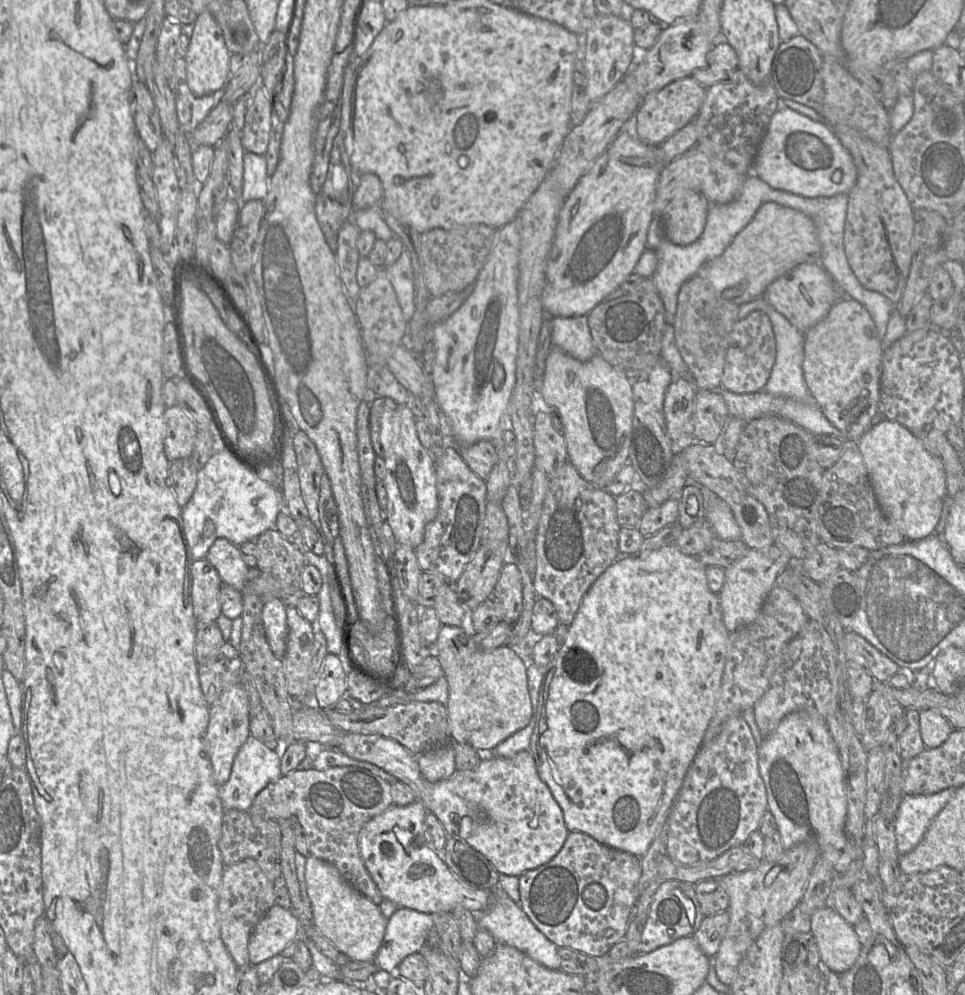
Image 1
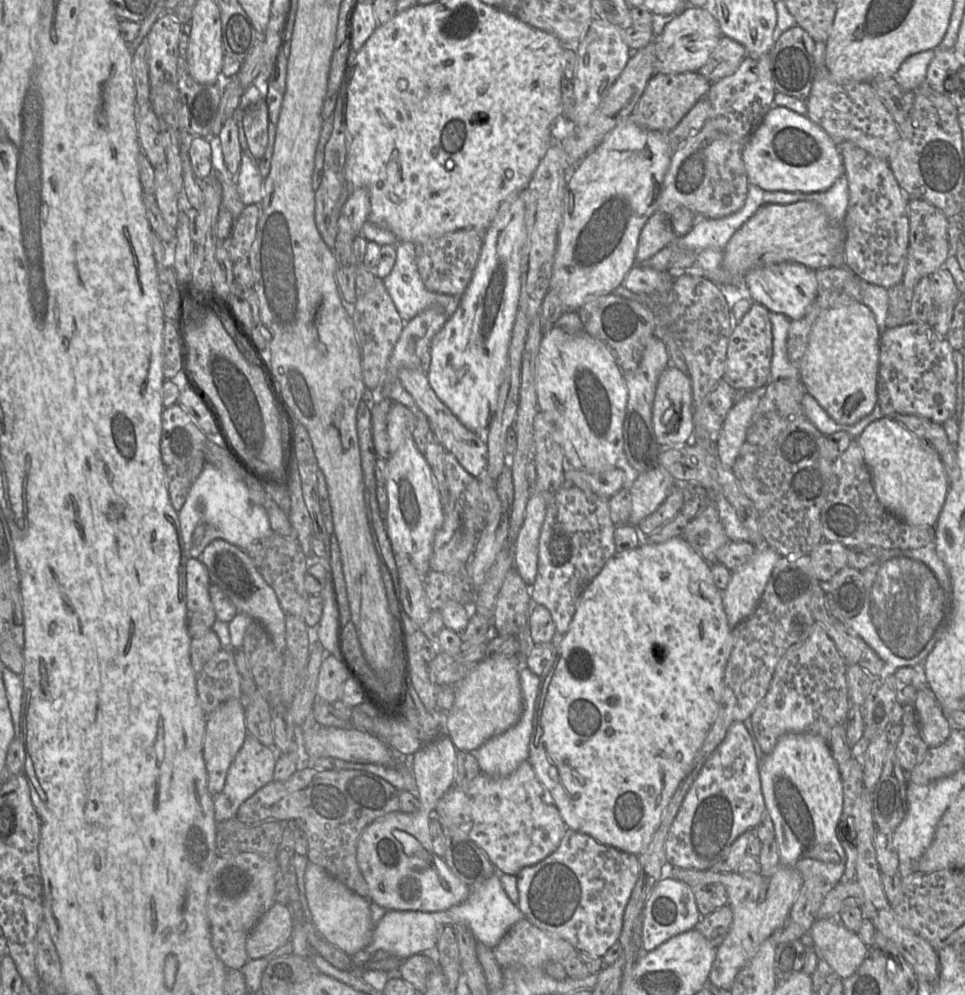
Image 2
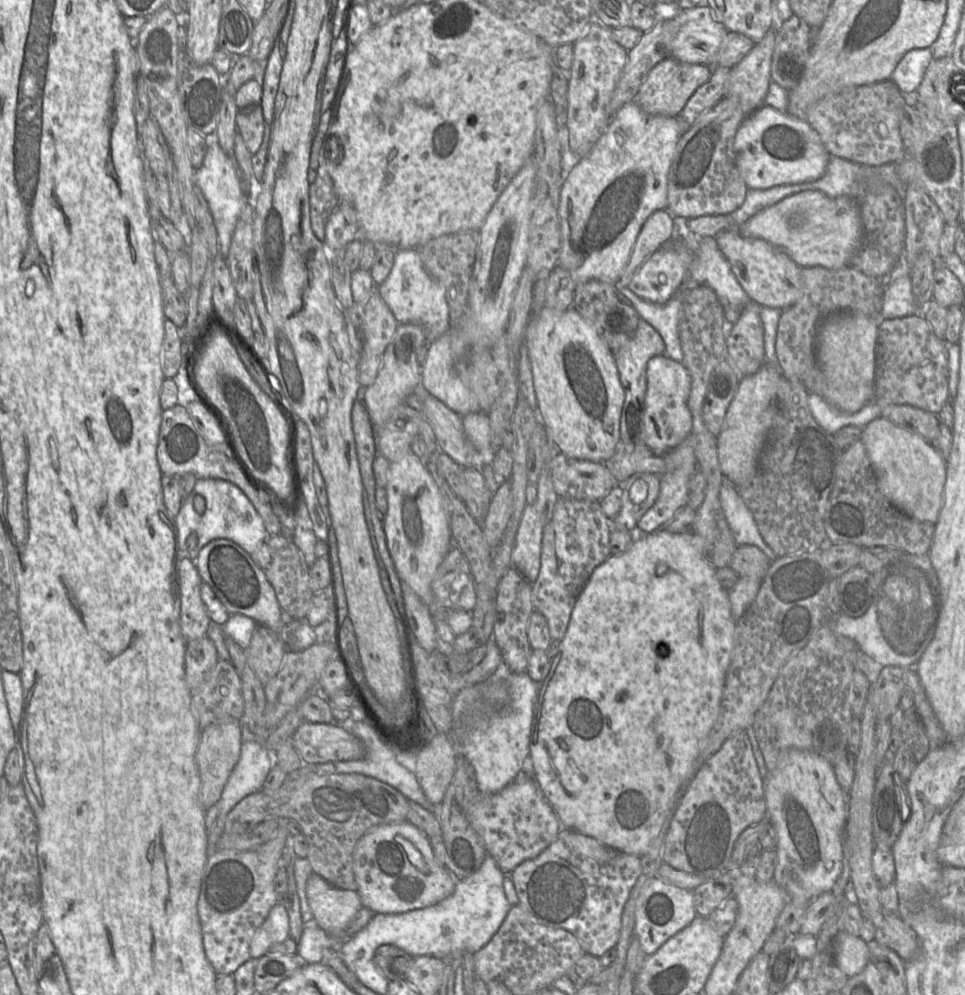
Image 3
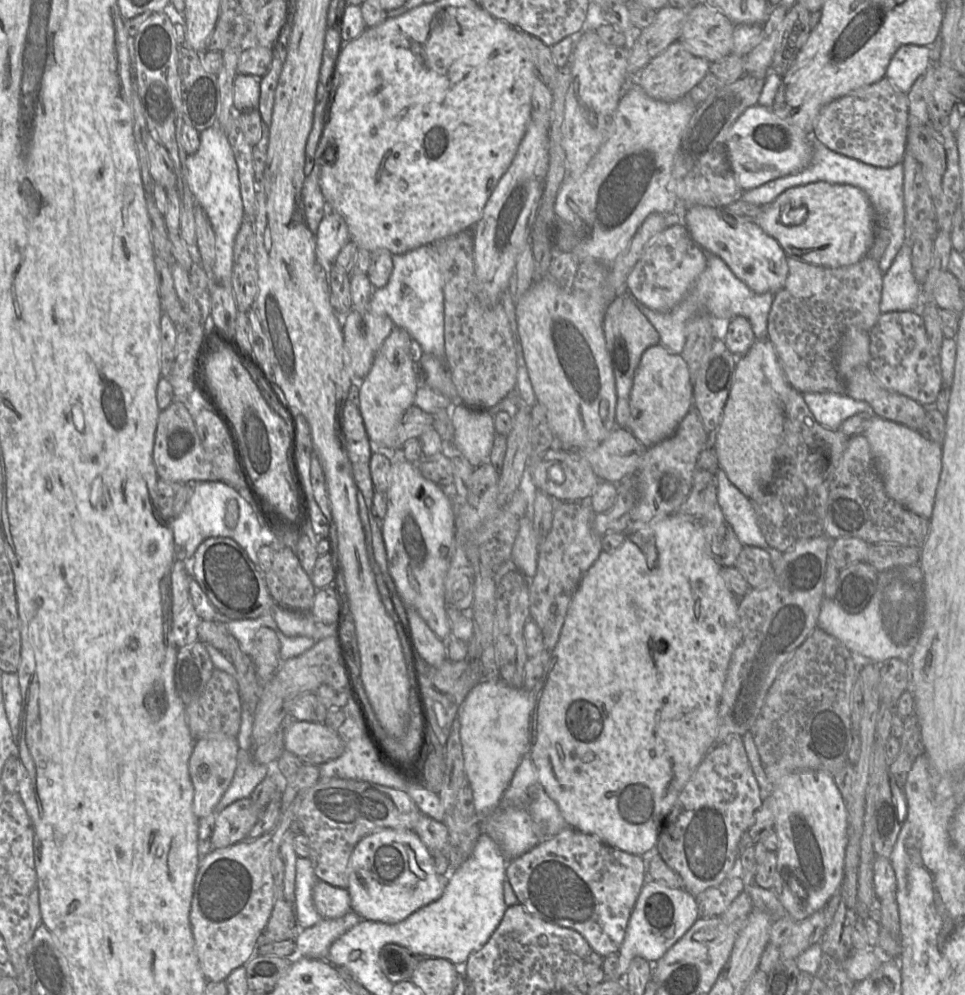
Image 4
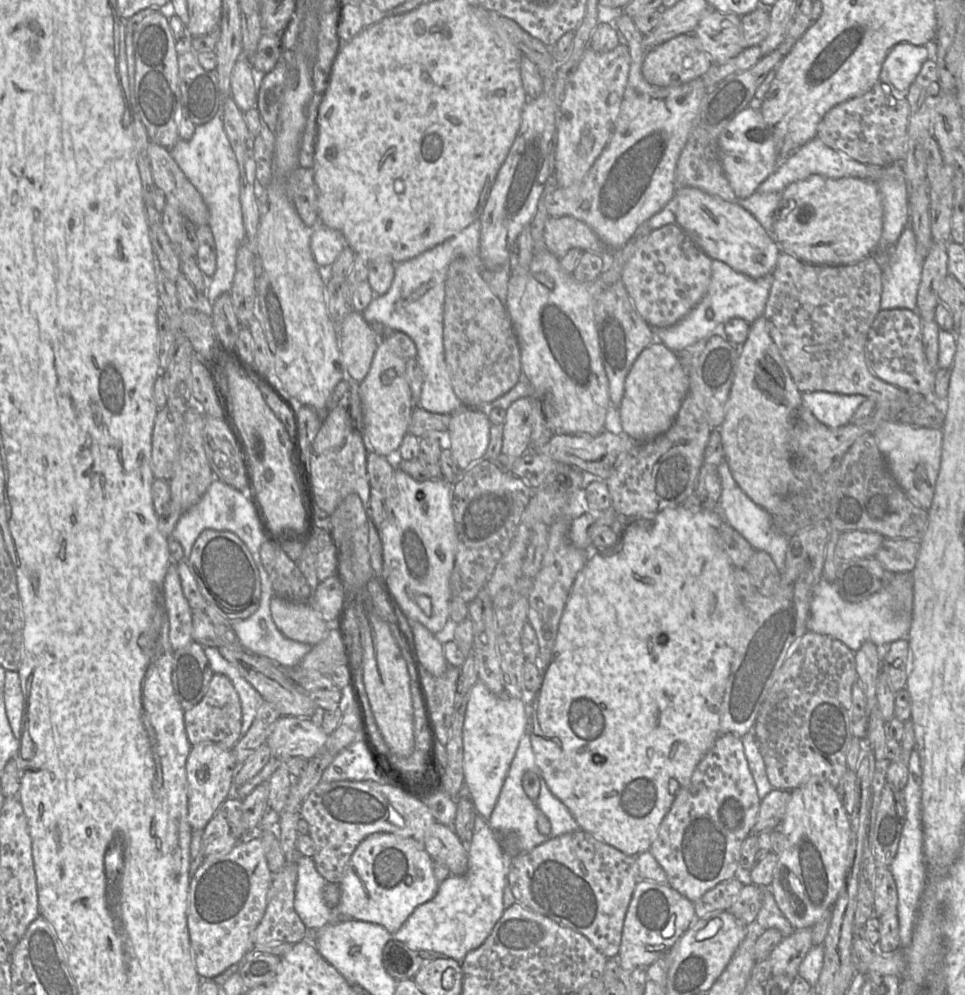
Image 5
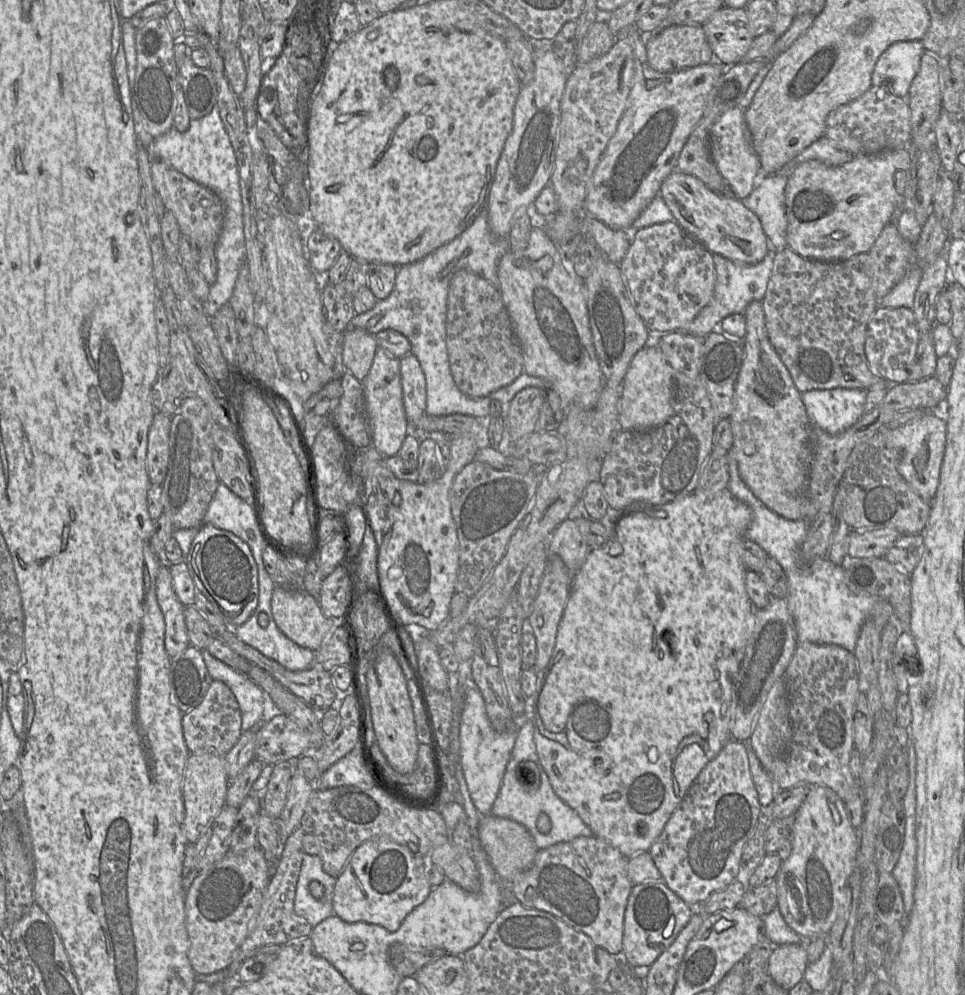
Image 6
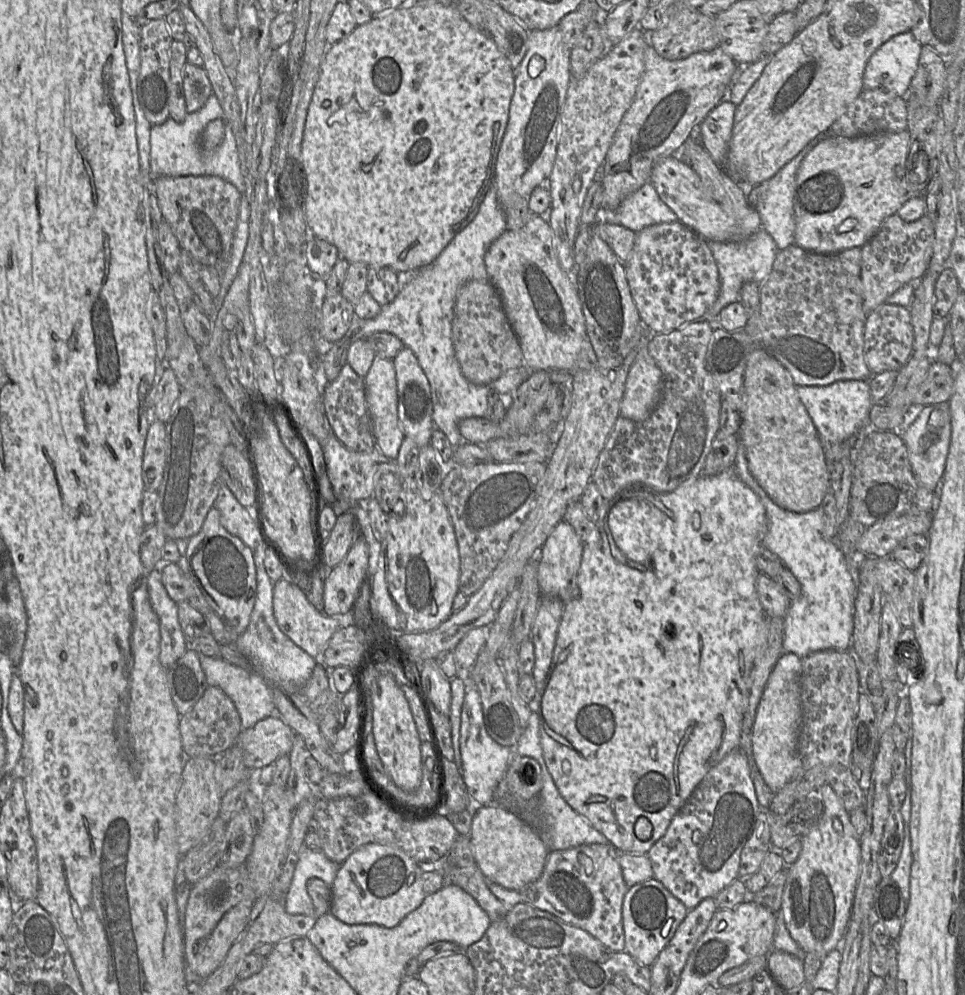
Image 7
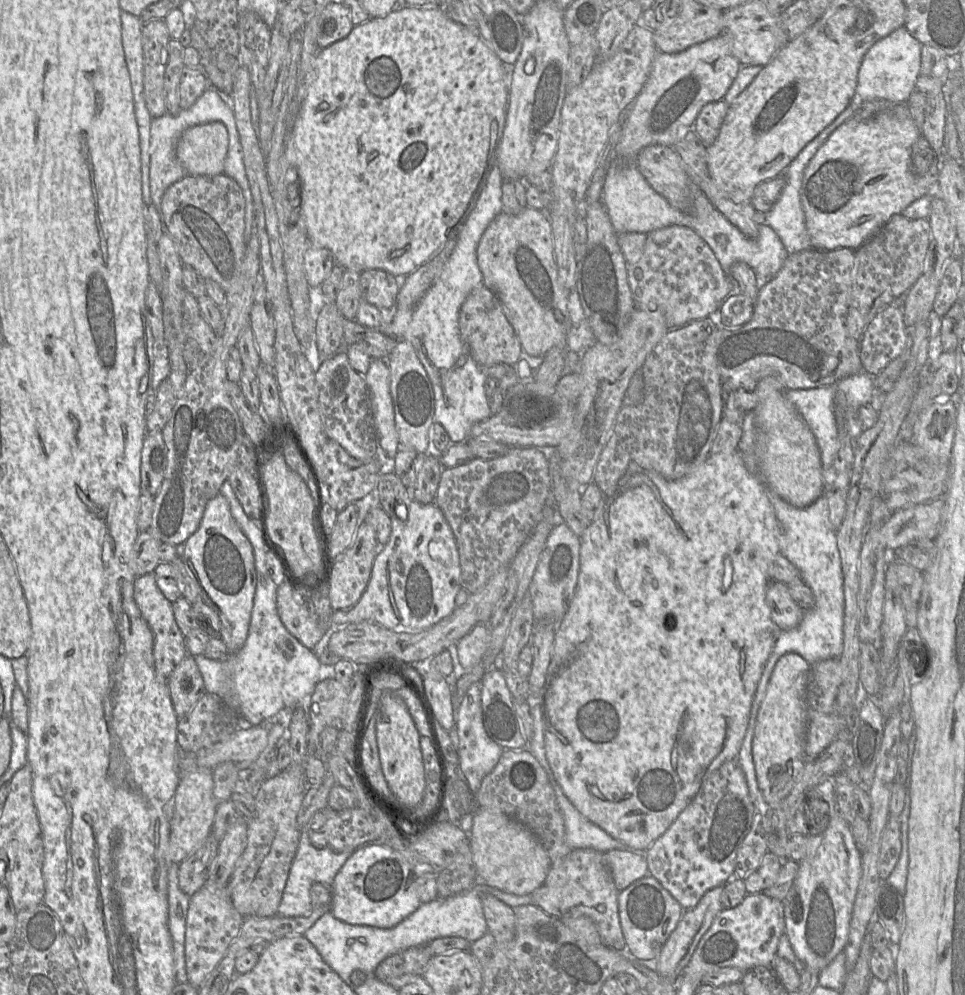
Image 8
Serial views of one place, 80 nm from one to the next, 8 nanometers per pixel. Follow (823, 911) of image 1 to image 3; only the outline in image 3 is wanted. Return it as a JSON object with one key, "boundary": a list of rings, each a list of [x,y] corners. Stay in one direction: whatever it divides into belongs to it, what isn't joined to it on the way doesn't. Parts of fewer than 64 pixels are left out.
{"boundary":[[[840,933],[833,944],[833,955],[841,971],[850,979],[858,977],[865,970],[871,951],[860,937]]]}

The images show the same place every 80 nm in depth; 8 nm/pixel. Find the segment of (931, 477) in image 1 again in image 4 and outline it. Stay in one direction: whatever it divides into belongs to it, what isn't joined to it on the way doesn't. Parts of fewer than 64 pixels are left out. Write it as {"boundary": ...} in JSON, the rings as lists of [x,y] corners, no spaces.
{"boundary":[[[874,413],[868,415],[863,434],[869,443],[875,466],[888,496],[915,514],[929,519],[942,470],[941,444],[932,441],[921,431]]]}

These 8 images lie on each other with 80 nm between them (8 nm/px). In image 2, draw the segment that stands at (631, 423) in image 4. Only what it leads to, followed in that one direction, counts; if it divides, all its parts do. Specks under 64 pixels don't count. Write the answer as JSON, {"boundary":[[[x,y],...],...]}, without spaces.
{"boundary":[[[672,364],[658,378],[652,406],[652,424],[657,442],[663,448],[681,447],[690,443],[694,430],[691,380],[689,375]]]}

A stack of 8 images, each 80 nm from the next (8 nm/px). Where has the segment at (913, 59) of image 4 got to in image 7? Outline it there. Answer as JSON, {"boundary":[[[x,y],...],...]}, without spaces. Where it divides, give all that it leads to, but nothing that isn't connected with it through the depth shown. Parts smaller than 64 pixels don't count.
{"boundary":[[[911,32],[897,34],[883,43],[866,64],[864,90],[885,89],[905,97],[918,68],[921,47]]]}

